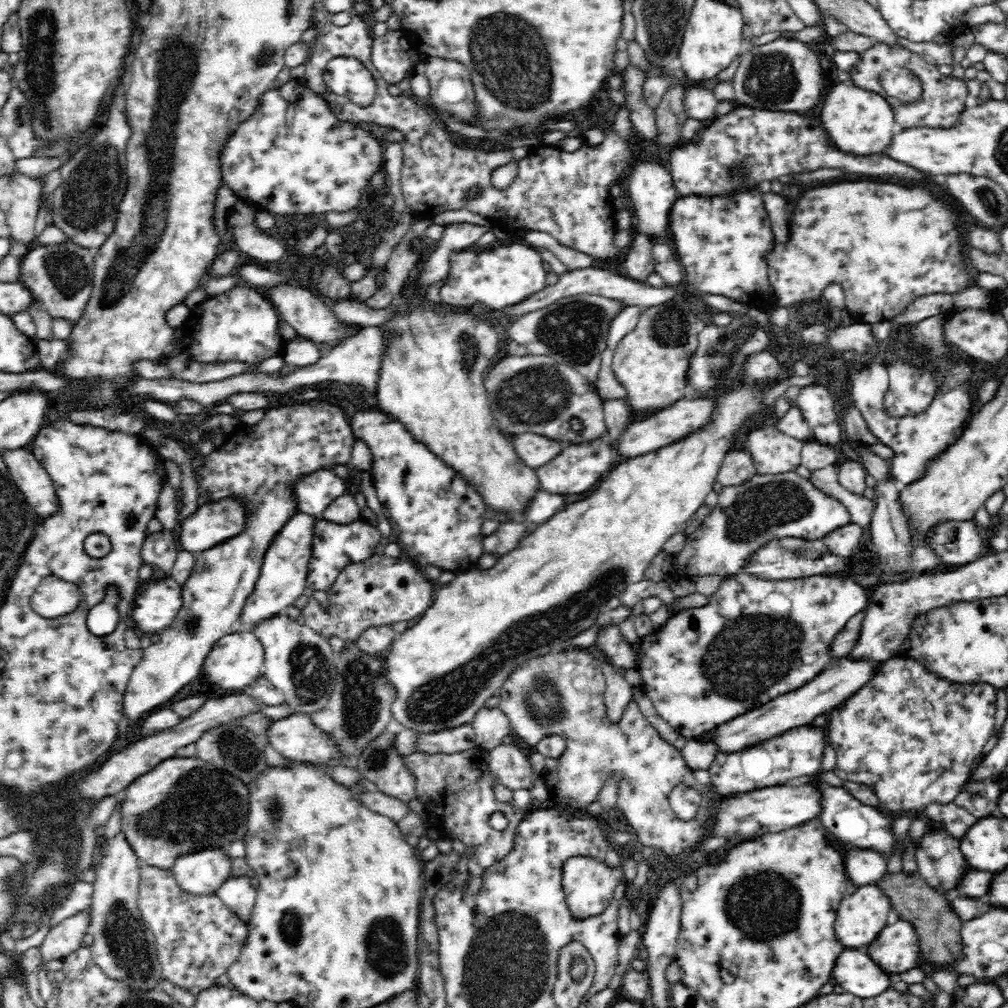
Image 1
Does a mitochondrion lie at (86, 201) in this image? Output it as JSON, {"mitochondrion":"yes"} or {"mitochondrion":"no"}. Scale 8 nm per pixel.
{"mitochondrion":"yes"}

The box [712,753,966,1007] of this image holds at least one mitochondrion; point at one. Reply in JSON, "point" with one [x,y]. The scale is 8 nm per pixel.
{"point":[764,905]}

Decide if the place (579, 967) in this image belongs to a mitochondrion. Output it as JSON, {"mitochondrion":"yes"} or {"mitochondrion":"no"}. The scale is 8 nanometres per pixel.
{"mitochondrion":"yes"}

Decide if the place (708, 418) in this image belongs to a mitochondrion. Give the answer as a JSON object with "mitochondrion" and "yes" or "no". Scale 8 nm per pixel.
{"mitochondrion":"no"}

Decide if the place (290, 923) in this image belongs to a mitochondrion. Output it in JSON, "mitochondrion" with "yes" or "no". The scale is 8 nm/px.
{"mitochondrion":"yes"}

